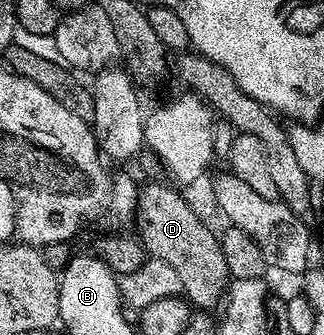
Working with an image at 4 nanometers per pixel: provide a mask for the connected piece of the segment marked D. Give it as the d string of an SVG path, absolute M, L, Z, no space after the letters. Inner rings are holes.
M147 181L137 191L133 220L133 227L139 230L135 230L137 238L148 256L166 261L175 270L183 286L183 295L192 308L218 308L229 286L219 235L211 232L199 220L198 213L187 204L185 196L178 195L173 188L163 183L155 182L159 181Z

